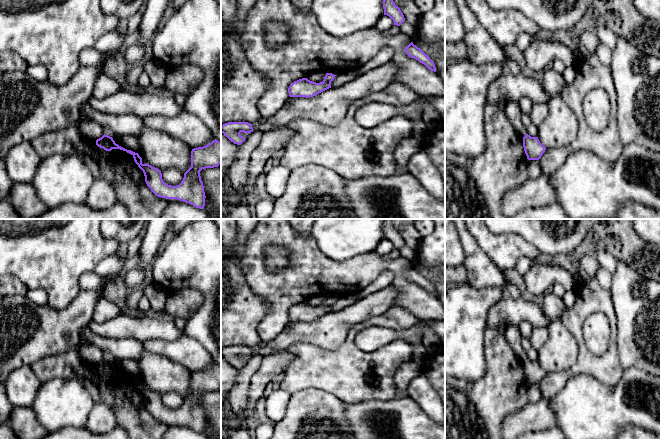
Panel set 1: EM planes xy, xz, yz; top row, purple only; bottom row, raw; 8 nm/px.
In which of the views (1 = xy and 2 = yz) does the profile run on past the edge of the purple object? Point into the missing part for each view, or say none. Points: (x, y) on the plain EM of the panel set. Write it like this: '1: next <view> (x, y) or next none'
1: next xy (107, 355)
2: next yz (512, 334)

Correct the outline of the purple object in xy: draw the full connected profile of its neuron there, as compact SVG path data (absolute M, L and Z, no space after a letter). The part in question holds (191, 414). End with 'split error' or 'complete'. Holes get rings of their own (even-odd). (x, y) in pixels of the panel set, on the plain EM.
M102 351L104 359L96 364L96 369L106 375L120 373L131 378L135 387L143 395L147 410L156 420L166 423L178 423L196 432L204 433L206 420L200 395L219 390L221 387L221 366L215 363L206 370L192 373L191 391L184 397L184 402L179 409L171 410L163 405L159 393L146 387L143 388L138 377L116 368L112 362L114 357L110 351Z; split error

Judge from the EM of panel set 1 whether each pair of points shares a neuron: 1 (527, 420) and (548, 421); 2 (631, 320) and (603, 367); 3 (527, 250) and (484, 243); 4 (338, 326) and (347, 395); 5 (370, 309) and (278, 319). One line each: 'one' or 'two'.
1: one
2: two
3: one
4: two
5: two

